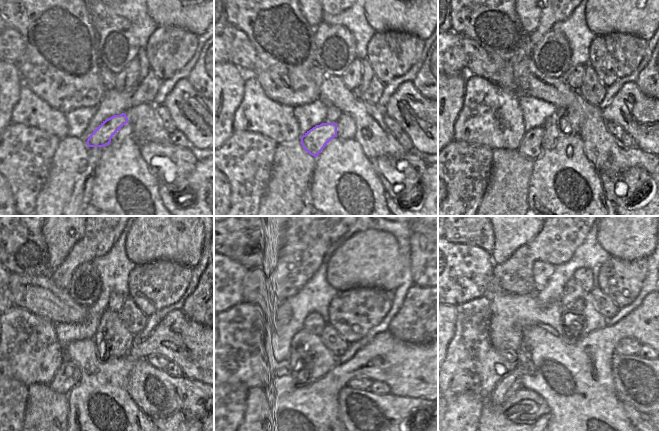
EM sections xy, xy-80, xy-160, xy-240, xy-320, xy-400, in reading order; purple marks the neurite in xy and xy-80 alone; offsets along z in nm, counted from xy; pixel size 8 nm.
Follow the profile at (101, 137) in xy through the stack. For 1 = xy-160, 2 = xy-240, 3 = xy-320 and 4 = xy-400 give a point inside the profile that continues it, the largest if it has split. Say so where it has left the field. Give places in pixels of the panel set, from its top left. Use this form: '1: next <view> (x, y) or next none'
1: next xy-160 (530, 147)
2: next xy-240 (77, 372)
3: next xy-320 (295, 381)
4: next xy-400 (507, 387)

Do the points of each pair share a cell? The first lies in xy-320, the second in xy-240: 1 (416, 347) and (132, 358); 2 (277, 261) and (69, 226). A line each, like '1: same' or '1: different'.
1: same
2: same

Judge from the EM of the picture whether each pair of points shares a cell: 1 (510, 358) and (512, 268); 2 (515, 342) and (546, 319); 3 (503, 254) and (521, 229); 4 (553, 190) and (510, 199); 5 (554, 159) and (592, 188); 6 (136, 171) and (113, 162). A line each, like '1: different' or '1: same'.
1: different
2: same
3: same
4: different
5: same
6: same

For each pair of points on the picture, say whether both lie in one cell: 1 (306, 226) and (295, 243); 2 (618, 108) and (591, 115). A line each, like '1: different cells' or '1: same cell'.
1: same cell
2: different cells

